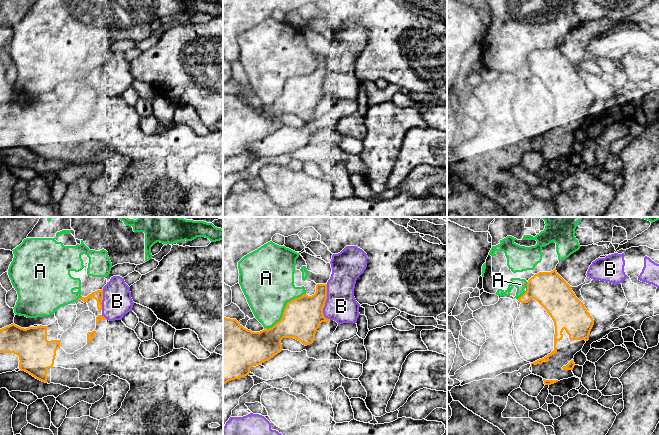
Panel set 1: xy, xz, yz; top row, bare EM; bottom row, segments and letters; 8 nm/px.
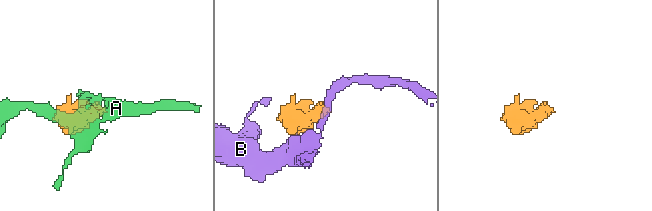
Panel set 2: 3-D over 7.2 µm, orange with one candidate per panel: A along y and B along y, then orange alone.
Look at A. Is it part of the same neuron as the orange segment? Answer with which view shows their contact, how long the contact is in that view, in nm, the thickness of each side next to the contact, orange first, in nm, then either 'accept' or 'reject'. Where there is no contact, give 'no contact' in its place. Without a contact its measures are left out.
xz | 440 nm | 320/420 nm | reject

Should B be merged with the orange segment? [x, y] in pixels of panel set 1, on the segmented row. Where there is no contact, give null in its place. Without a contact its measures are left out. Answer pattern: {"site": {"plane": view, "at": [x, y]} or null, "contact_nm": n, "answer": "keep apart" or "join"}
{"site": {"plane": "xz", "at": [324, 303]}, "contact_nm": 280, "answer": "keep apart"}

